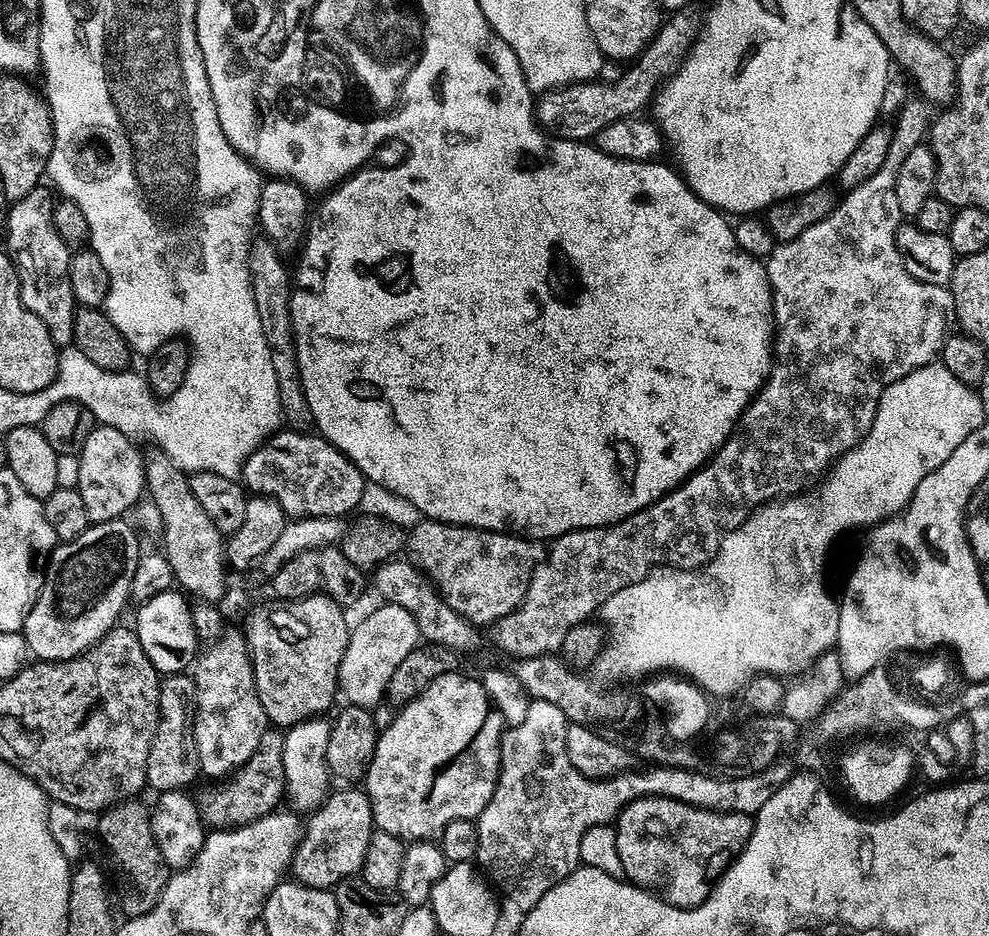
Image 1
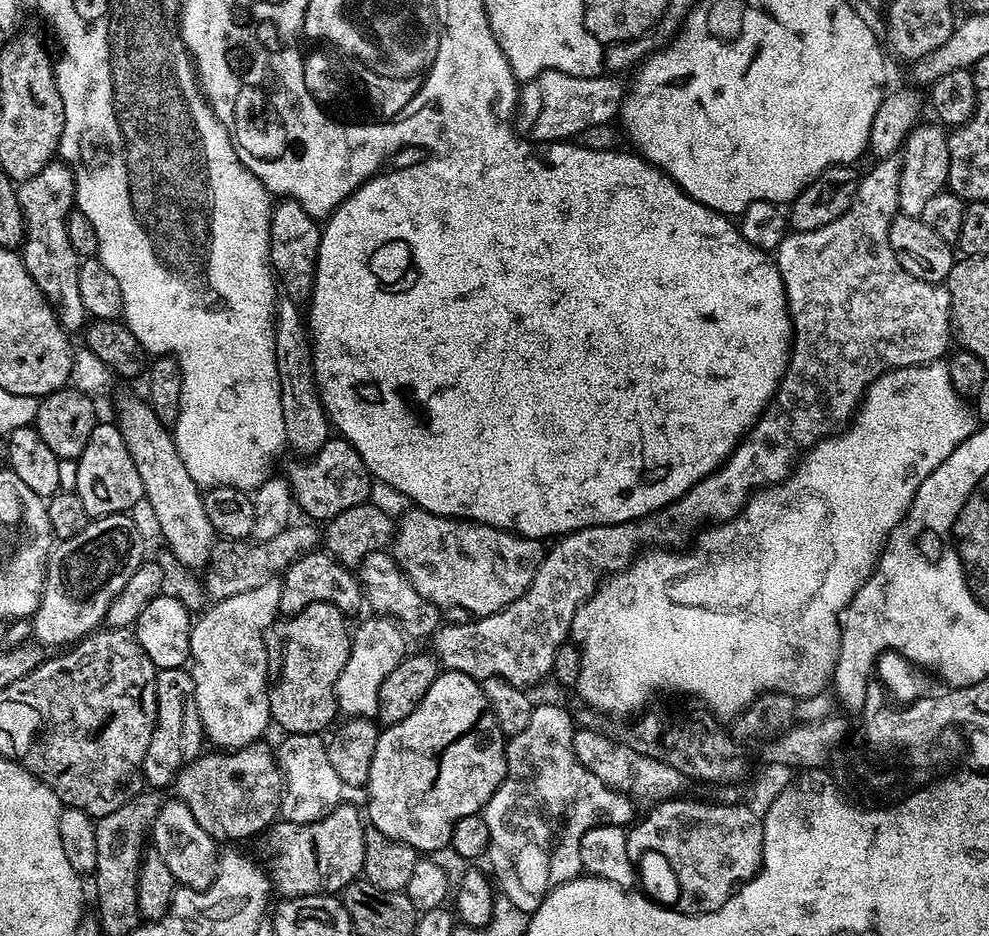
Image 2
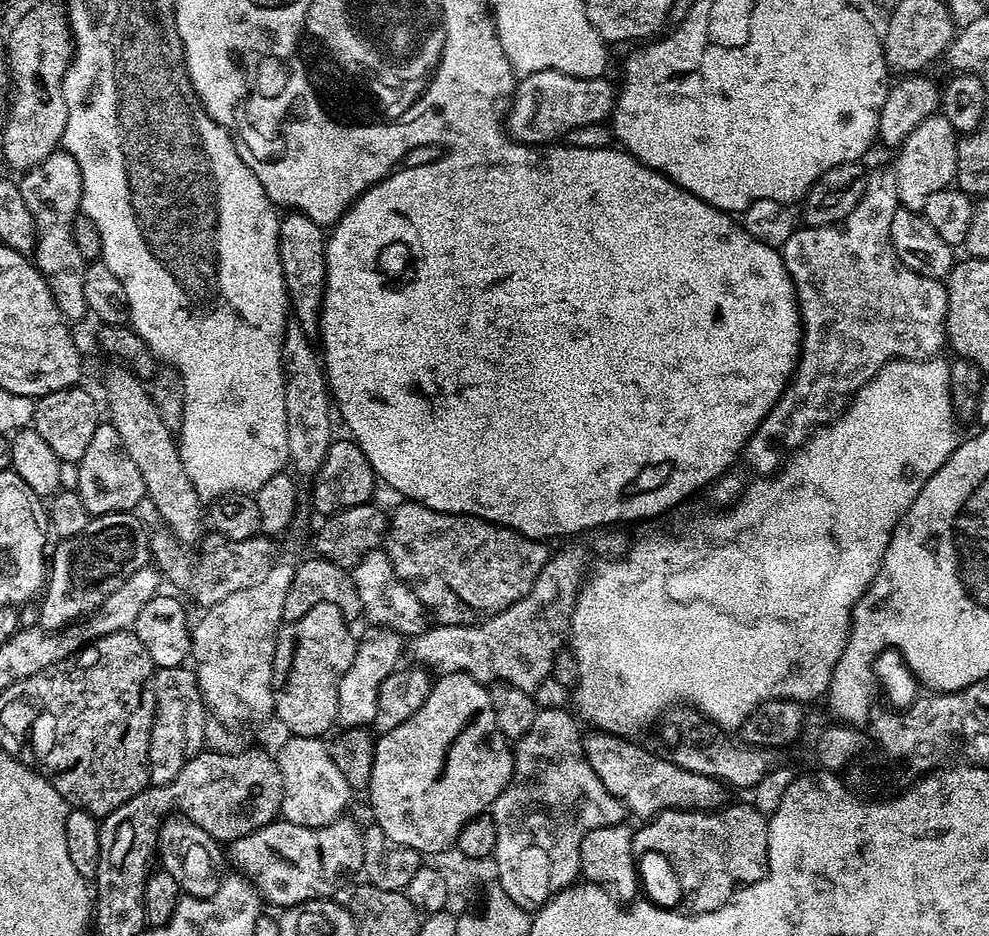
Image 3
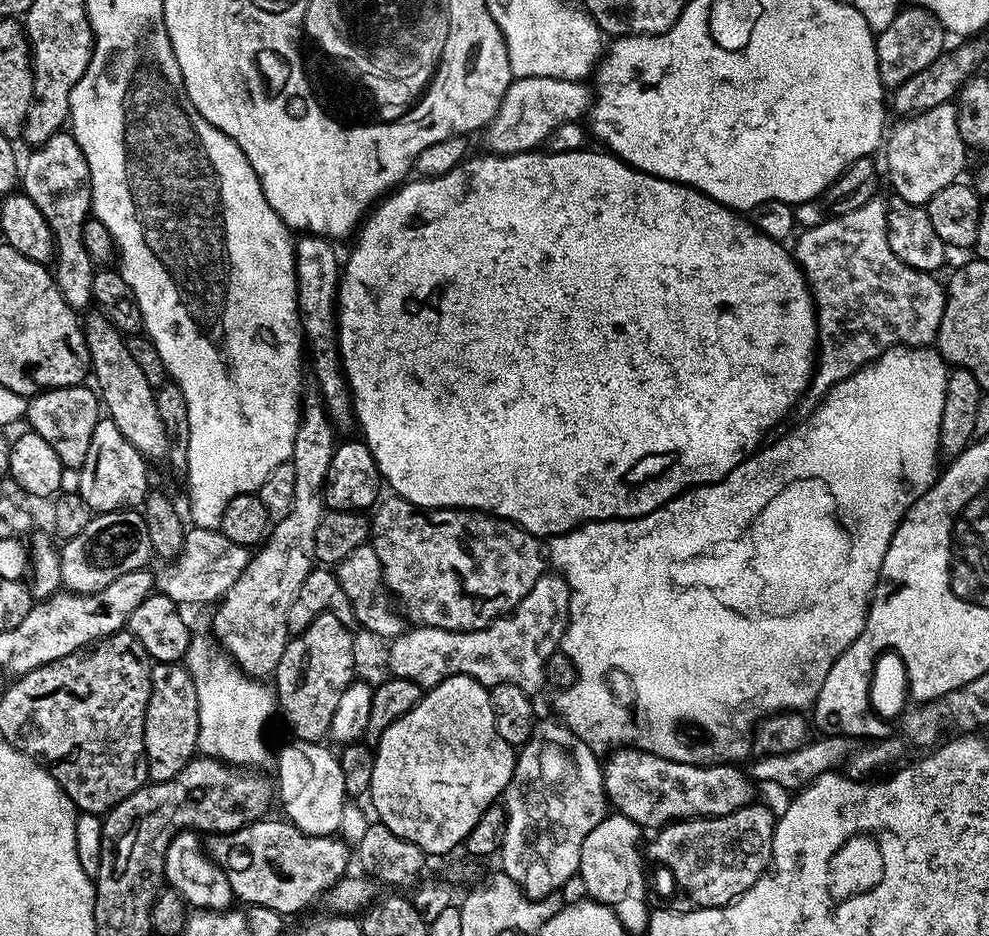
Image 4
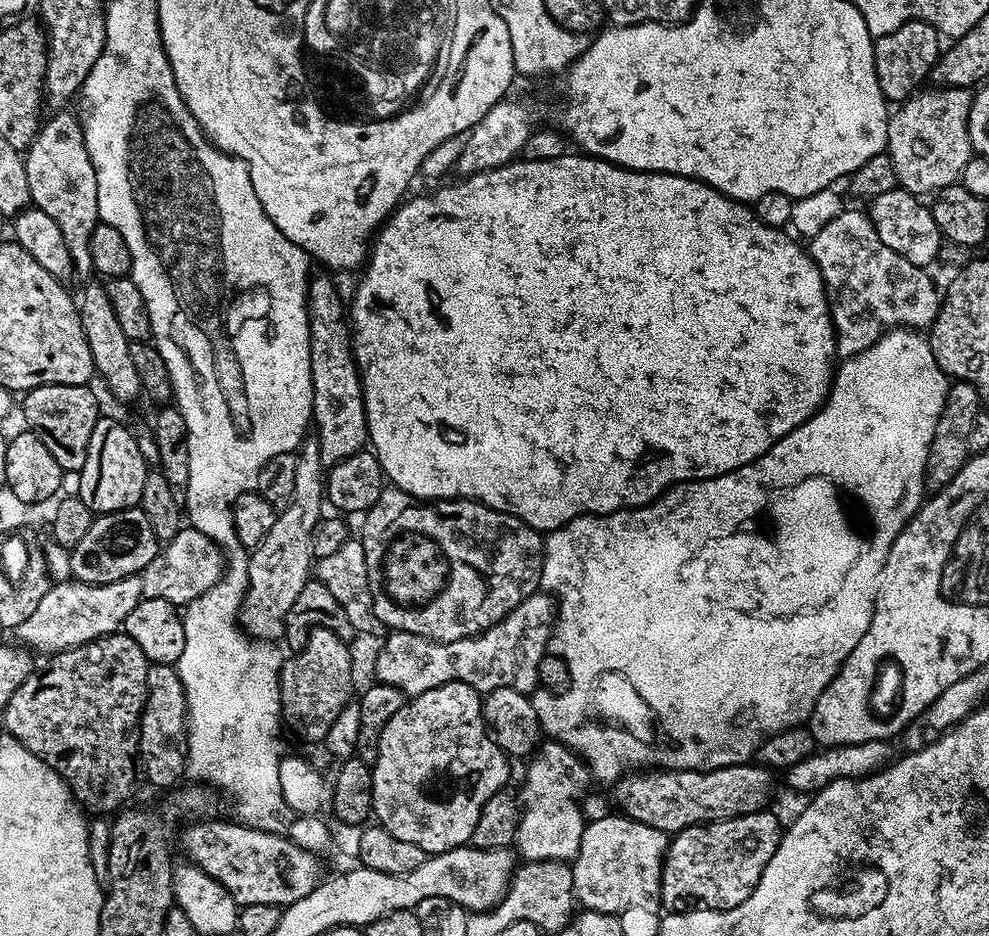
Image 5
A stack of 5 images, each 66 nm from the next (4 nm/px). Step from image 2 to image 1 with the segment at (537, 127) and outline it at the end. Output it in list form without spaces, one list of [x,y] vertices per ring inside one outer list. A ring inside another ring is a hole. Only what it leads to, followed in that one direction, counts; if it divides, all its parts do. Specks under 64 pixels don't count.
[[[689,2],[686,7],[675,9],[669,16],[672,17],[669,20],[667,17],[661,23],[659,32],[649,40],[648,47],[621,71],[618,79],[565,84],[543,93],[534,104],[537,125],[553,137],[588,142],[598,130],[602,130],[602,126],[618,122],[624,116],[635,116],[641,111],[639,108],[647,104],[649,107],[660,84],[679,68],[680,61],[692,47],[692,41],[703,25],[704,10],[696,2]]]

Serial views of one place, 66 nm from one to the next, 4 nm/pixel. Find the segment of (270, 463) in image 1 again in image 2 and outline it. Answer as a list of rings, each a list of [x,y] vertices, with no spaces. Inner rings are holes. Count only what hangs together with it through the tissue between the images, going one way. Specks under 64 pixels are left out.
[[[329,438],[314,454],[296,459],[300,460],[289,466],[286,479],[292,487],[295,507],[308,515],[305,517],[316,522],[327,522],[354,506],[369,503],[371,496],[368,495],[372,492],[374,477],[348,440]]]

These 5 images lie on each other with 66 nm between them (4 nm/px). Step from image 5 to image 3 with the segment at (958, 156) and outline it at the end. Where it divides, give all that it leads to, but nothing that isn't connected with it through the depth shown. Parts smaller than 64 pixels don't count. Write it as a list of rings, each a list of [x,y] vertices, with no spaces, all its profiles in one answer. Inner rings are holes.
[[[943,114],[926,118],[900,145],[895,153],[896,165],[894,171],[898,182],[898,198],[903,207],[912,212],[923,212],[926,201],[938,190],[949,187],[955,181],[958,166],[958,150],[956,142],[958,134],[946,122]]]

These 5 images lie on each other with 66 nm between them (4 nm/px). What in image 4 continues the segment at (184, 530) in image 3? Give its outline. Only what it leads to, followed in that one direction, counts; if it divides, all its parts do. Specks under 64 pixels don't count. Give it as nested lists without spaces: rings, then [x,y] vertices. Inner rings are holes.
[[[92,310],[86,315],[82,327],[87,344],[90,376],[91,379],[96,379],[94,388],[107,419],[112,420],[118,430],[122,430],[126,442],[137,448],[144,455],[145,461],[163,461],[168,455],[166,428],[162,426],[162,418],[158,418],[154,385],[146,382],[142,366],[138,366],[138,362],[134,362],[131,357],[123,333],[100,312]]]

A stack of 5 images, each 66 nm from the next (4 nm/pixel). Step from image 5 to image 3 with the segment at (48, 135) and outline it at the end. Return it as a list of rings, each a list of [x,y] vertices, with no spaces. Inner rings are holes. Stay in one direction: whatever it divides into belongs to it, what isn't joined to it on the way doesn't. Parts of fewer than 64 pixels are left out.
[[[57,150],[49,154],[38,166],[28,169],[19,177],[22,199],[30,209],[36,227],[36,247],[34,263],[50,286],[50,294],[58,310],[69,322],[80,320],[89,315],[85,297],[85,279],[88,264],[78,251],[74,242],[72,227],[74,218],[81,215],[82,209],[82,174],[78,162],[69,152]]]

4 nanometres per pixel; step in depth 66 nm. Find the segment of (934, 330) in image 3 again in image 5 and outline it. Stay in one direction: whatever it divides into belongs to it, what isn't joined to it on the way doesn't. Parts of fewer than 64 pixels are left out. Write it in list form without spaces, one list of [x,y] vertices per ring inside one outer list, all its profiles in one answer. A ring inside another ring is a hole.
[[[845,210],[838,214],[838,218],[828,220],[826,226],[822,226],[822,230],[818,230],[818,234],[814,234],[810,238],[810,255],[814,263],[818,266],[818,270],[822,274],[822,282],[824,289],[828,295],[828,309],[832,315],[832,327],[836,338],[836,350],[841,357],[847,358],[857,356],[862,350],[866,350],[870,346],[874,346],[874,342],[880,339],[885,332],[894,328],[910,328],[913,330],[928,330],[936,320],[937,314],[940,312],[940,302],[942,299],[941,289],[936,289],[936,284],[927,275],[925,269],[914,266],[914,262],[906,262],[906,258],[902,258],[902,254],[894,254],[894,250],[890,250],[890,246],[886,246],[886,242],[882,242],[882,238],[878,238],[878,230],[874,230],[874,222],[871,215],[867,211],[851,212]]]

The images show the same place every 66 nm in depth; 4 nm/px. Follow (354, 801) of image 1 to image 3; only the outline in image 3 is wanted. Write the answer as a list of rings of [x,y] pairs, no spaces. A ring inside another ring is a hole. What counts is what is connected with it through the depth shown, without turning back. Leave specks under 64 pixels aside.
[[[277,818],[272,821],[272,823],[262,826],[258,830],[254,830],[250,834],[246,834],[242,838],[231,841],[226,848],[226,856],[230,861],[231,867],[233,869],[239,870],[241,873],[247,874],[254,881],[255,887],[258,889],[261,897],[265,901],[268,900],[272,904],[277,904],[277,909],[283,910],[285,908],[293,908],[295,904],[304,904],[308,900],[323,900],[325,898],[335,897],[336,891],[340,888],[340,883],[343,882],[347,876],[352,876],[359,873],[362,869],[362,838],[364,837],[361,825],[356,825],[354,821],[347,820],[347,818],[341,818],[338,820],[331,820],[329,824],[323,824],[321,828],[311,828],[310,826],[302,826],[301,824],[295,824],[289,820],[283,818]]]

